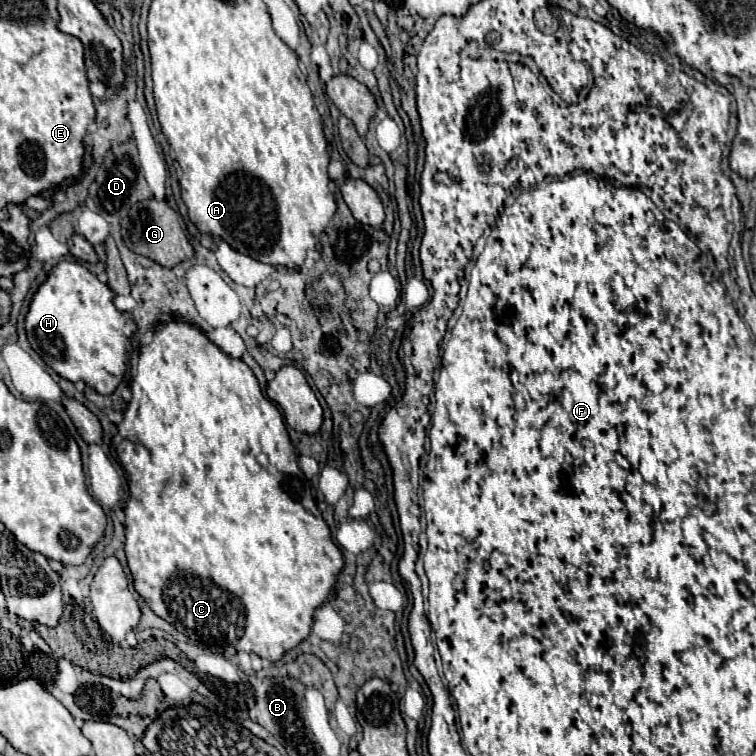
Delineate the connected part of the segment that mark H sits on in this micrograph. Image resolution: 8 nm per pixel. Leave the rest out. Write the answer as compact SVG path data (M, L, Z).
M60 261L46 281L36 289L24 319L24 329L32 349L60 377L76 383L84 381L102 395L112 393L126 371L128 337L134 323L112 303L112 289L96 279L78 261Z

